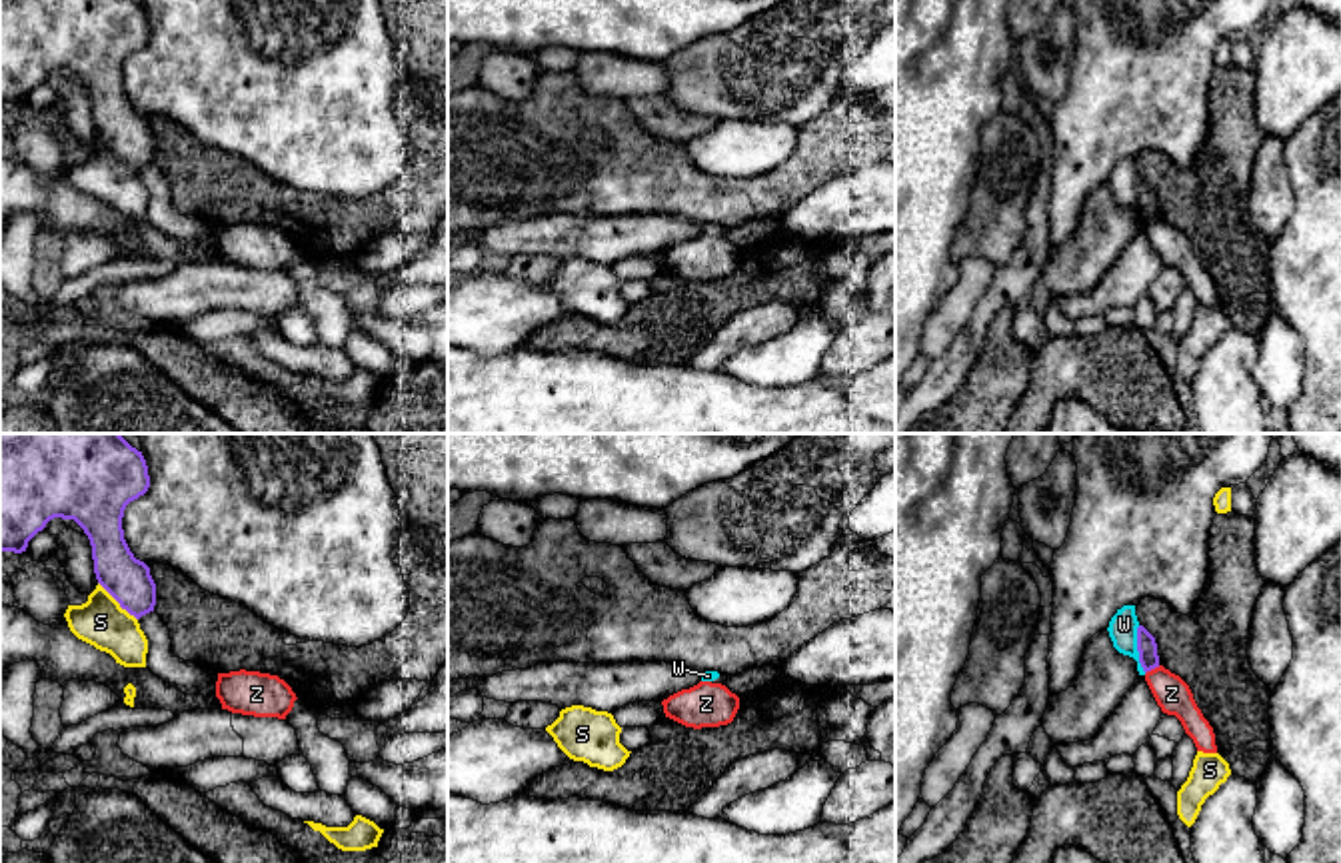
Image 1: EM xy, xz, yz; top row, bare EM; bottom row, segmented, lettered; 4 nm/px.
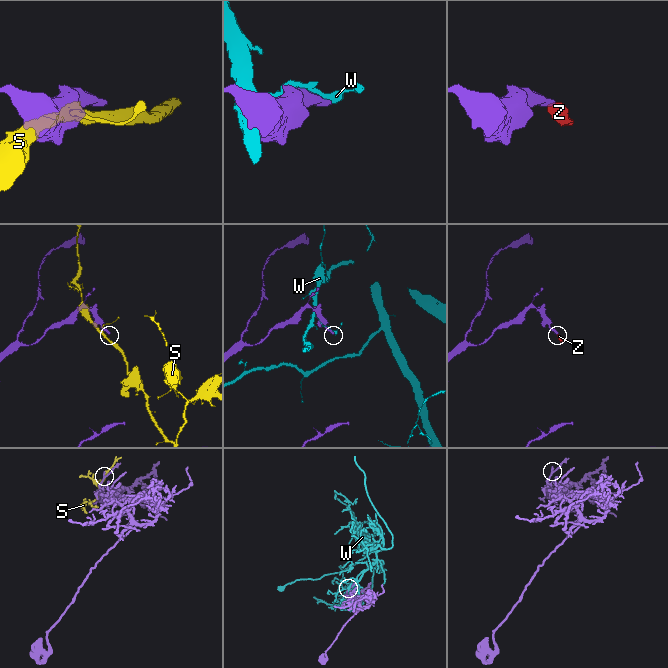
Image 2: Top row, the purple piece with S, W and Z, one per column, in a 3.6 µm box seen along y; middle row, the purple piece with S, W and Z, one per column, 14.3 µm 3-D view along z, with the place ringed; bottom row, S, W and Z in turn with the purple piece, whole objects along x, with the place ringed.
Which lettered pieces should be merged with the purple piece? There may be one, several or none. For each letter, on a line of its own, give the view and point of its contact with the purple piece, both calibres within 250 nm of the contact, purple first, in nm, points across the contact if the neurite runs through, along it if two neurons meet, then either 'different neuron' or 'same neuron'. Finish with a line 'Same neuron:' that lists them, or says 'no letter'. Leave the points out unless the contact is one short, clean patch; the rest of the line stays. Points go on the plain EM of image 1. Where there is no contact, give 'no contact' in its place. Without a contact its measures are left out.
S: contact xy (116, 152); calibres 180 and 200 nm; different neuron
W: contact yz (1138, 202); calibres 80 and 110 nm; different neuron
Z: contact yz (1152, 220); calibres 80 and 140 nm; border yz (1160, 218), (1146, 226); different neuron
Same neuron: no letter

